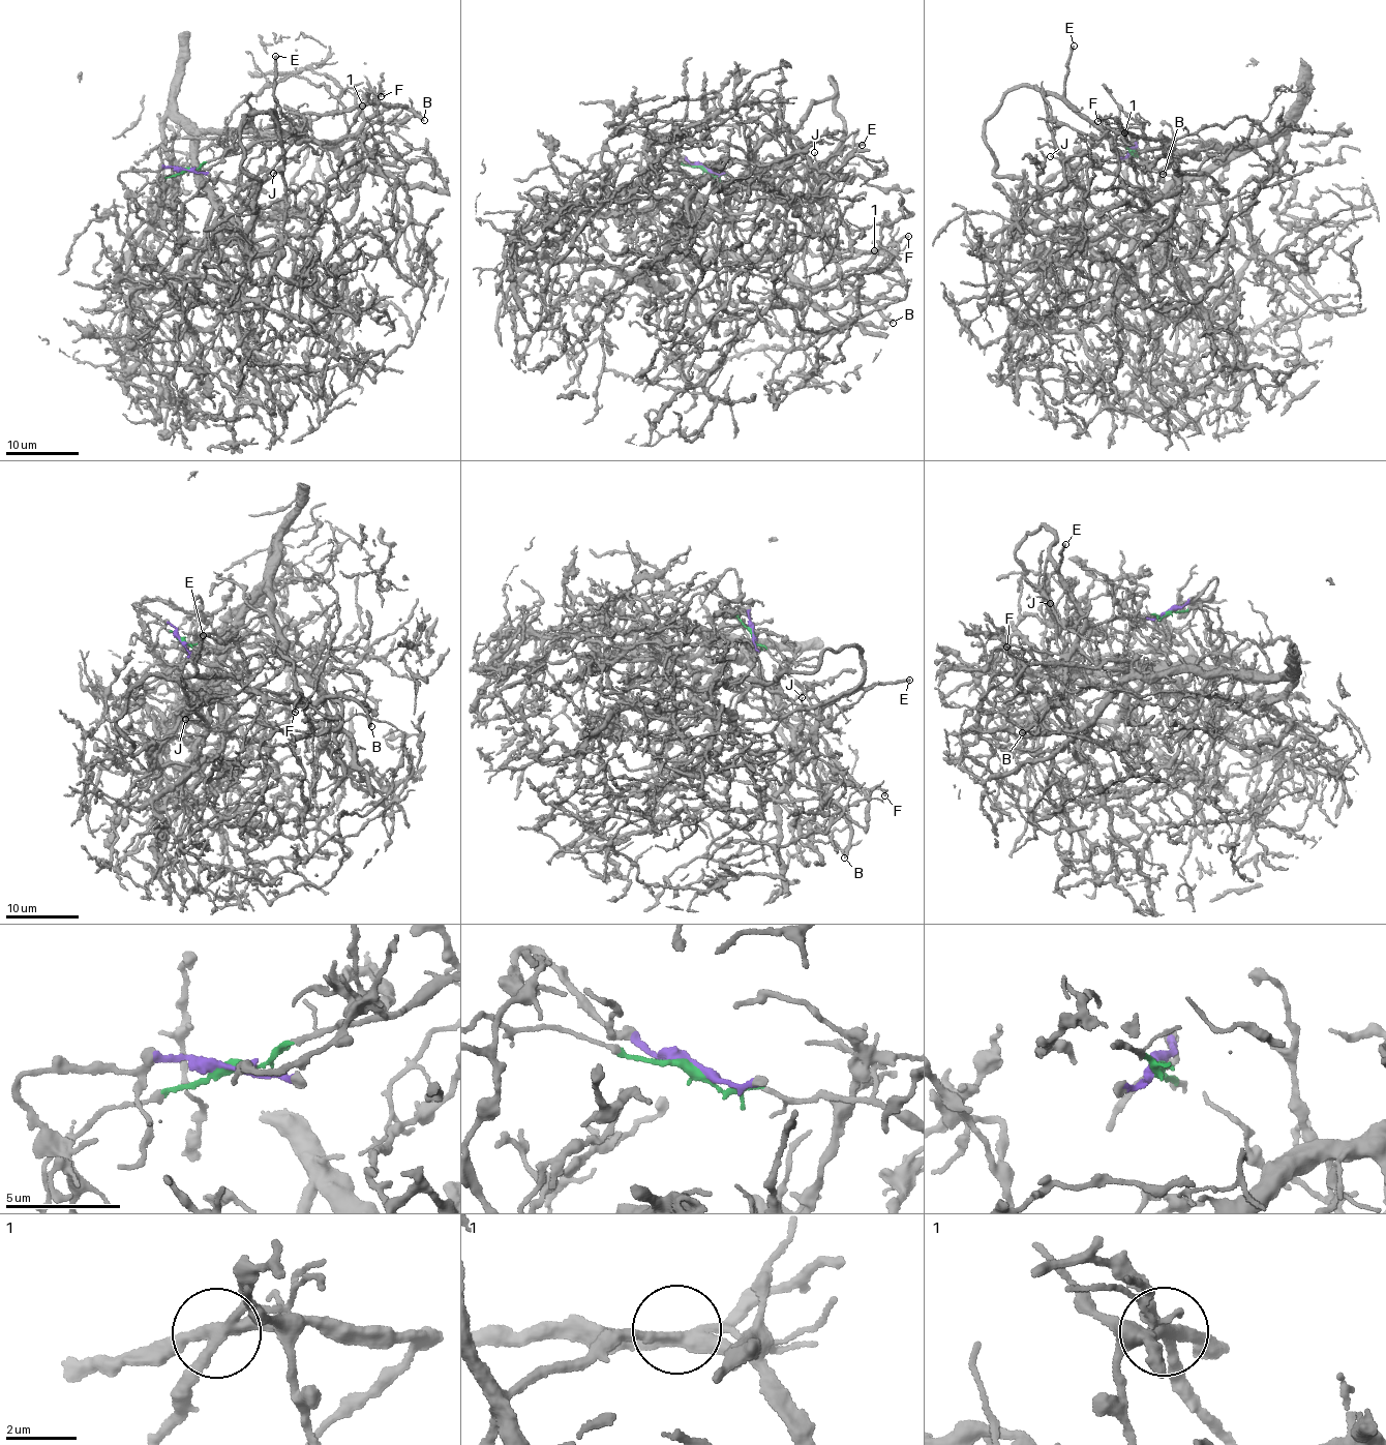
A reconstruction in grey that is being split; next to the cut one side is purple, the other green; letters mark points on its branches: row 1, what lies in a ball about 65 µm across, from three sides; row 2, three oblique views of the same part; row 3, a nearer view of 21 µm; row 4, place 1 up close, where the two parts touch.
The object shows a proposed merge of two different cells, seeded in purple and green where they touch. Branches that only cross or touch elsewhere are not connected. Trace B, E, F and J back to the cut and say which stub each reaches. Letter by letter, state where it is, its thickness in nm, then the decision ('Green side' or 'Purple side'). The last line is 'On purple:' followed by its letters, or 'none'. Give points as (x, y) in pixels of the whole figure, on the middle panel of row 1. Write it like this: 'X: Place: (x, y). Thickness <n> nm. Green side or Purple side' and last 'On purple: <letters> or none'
B: Place: (893, 323). Thickness 360 nm. Green side
E: Place: (862, 145). Thickness 280 nm. Green side
F: Place: (908, 236). Thickness 160 nm. Green side
J: Place: (814, 152). Thickness 130 nm. Green side
On purple: none

